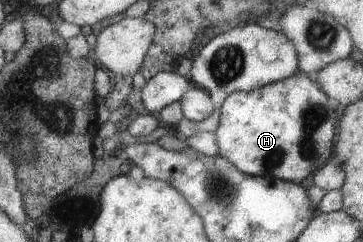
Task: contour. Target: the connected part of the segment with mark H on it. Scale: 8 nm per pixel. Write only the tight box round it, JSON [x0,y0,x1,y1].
[214,71,343,184]

